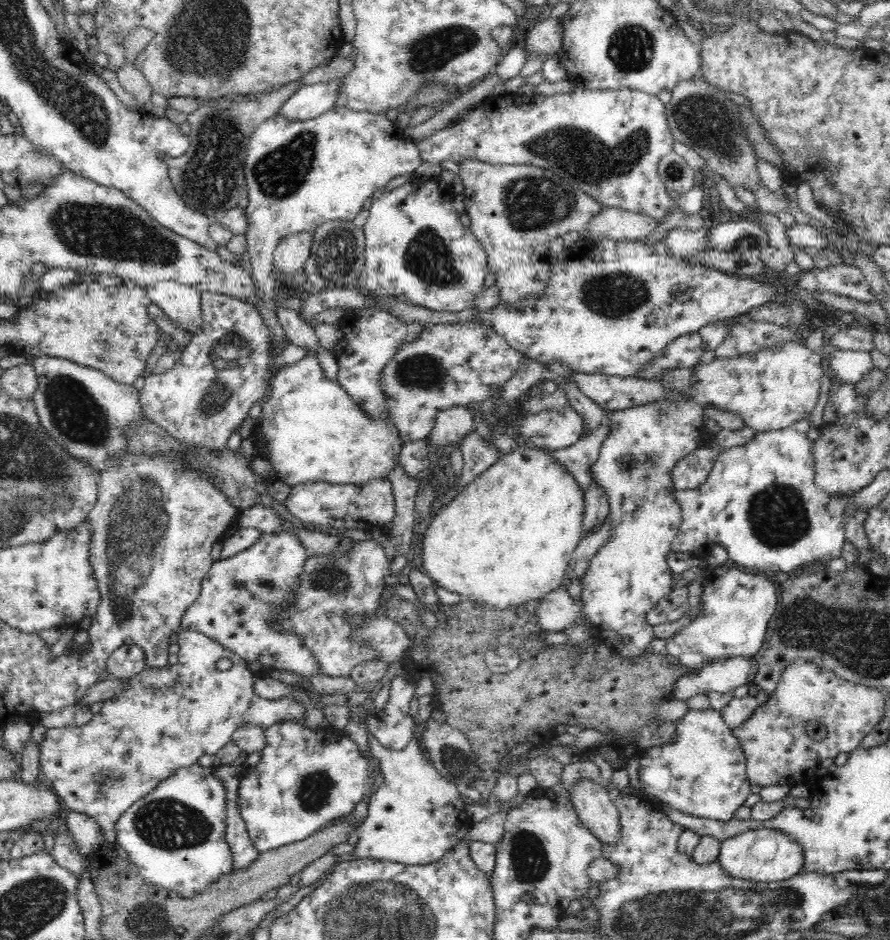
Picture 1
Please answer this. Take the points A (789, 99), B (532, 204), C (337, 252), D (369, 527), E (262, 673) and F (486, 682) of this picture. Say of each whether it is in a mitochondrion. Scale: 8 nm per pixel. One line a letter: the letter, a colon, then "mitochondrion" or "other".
A: other
B: mitochondrion
C: mitochondrion
D: other
E: other
F: other

